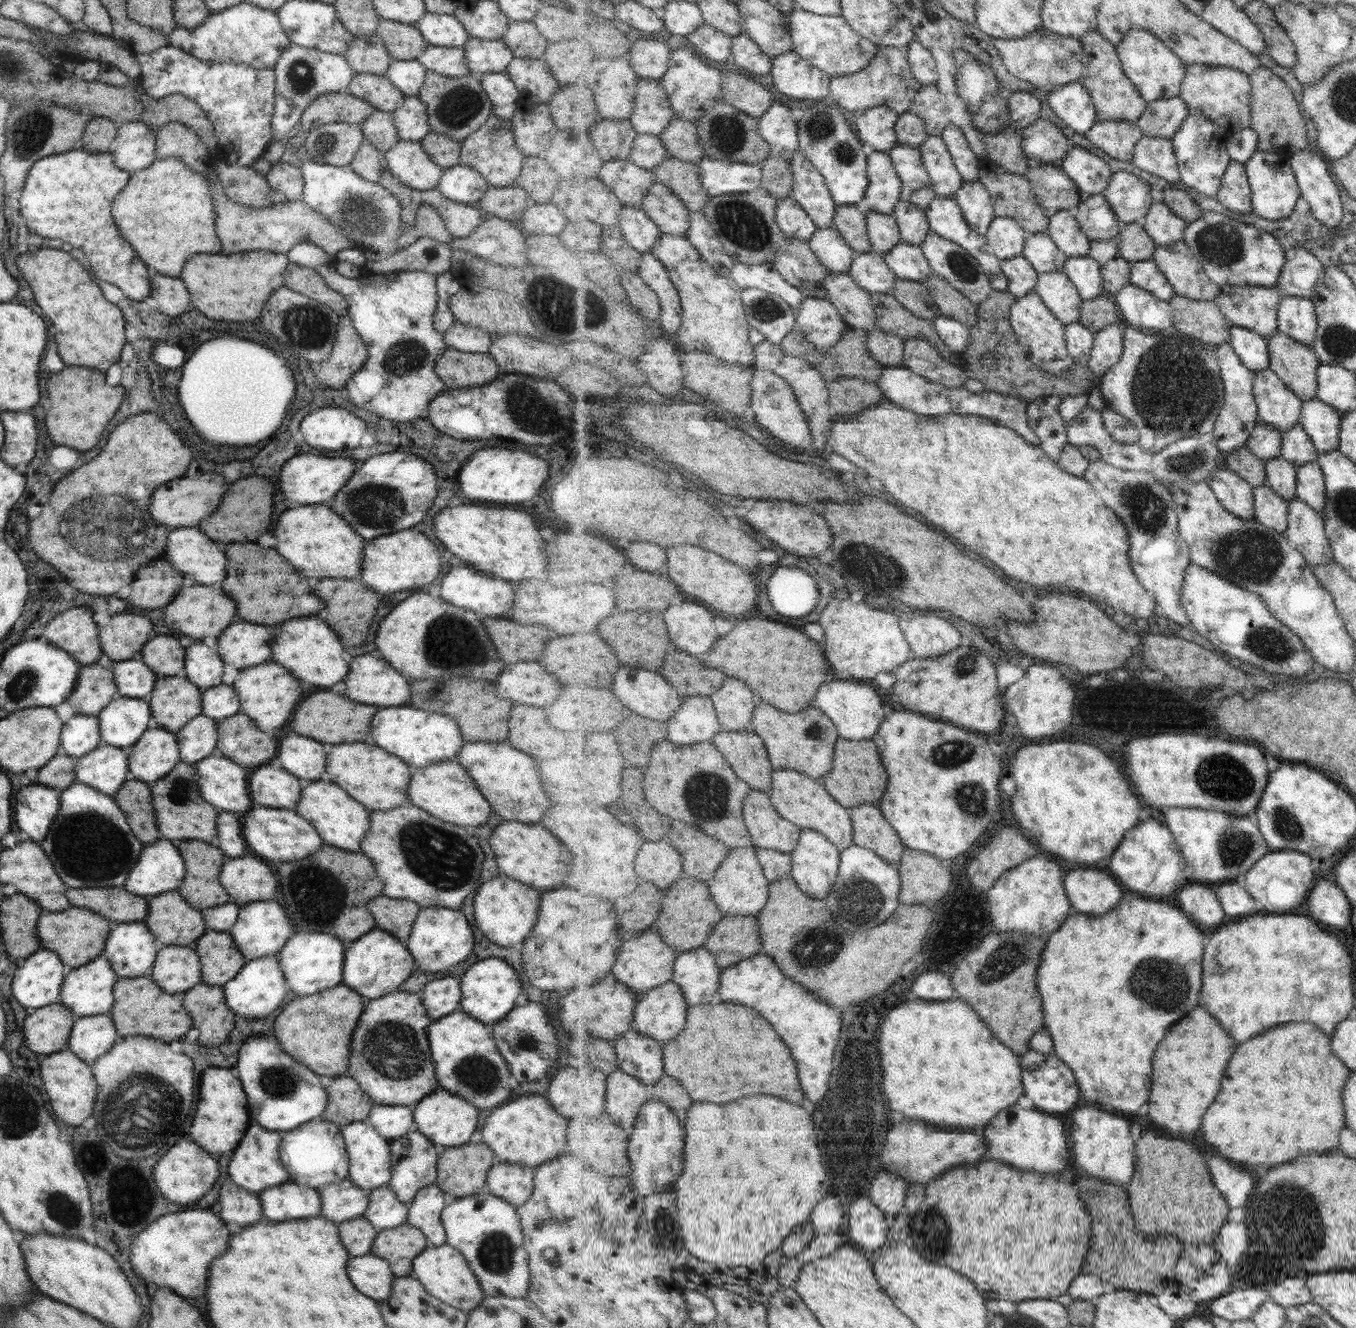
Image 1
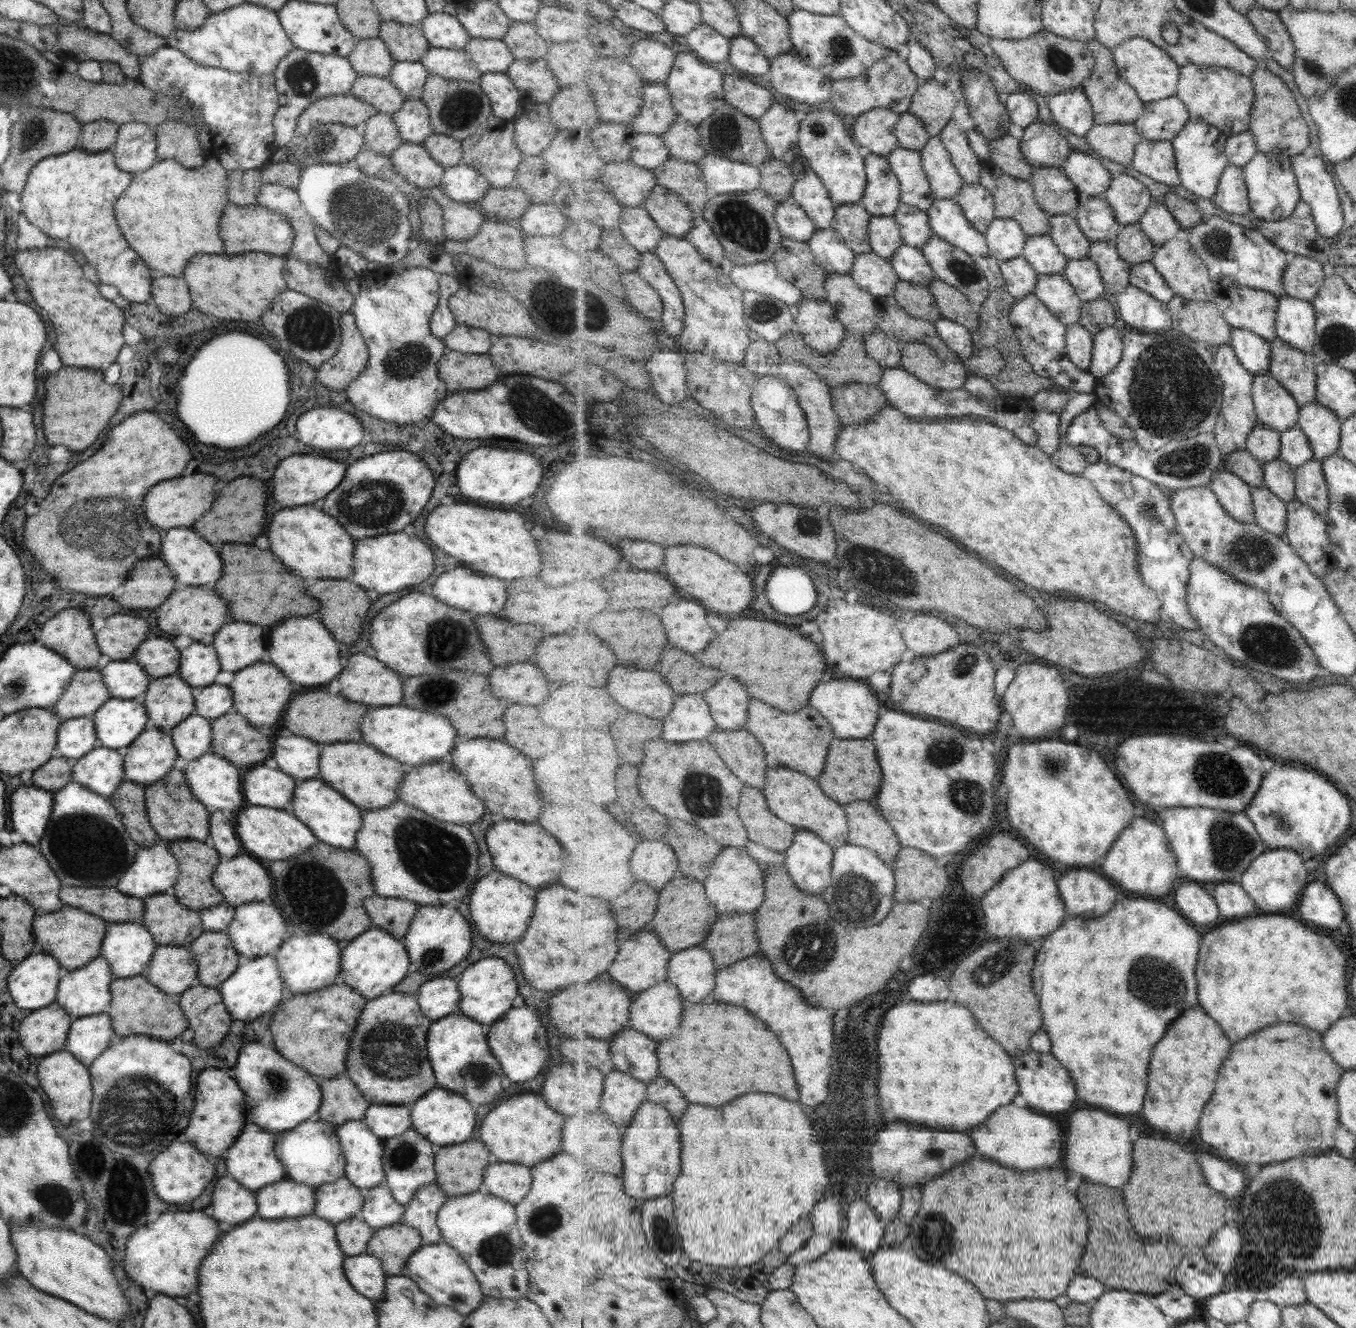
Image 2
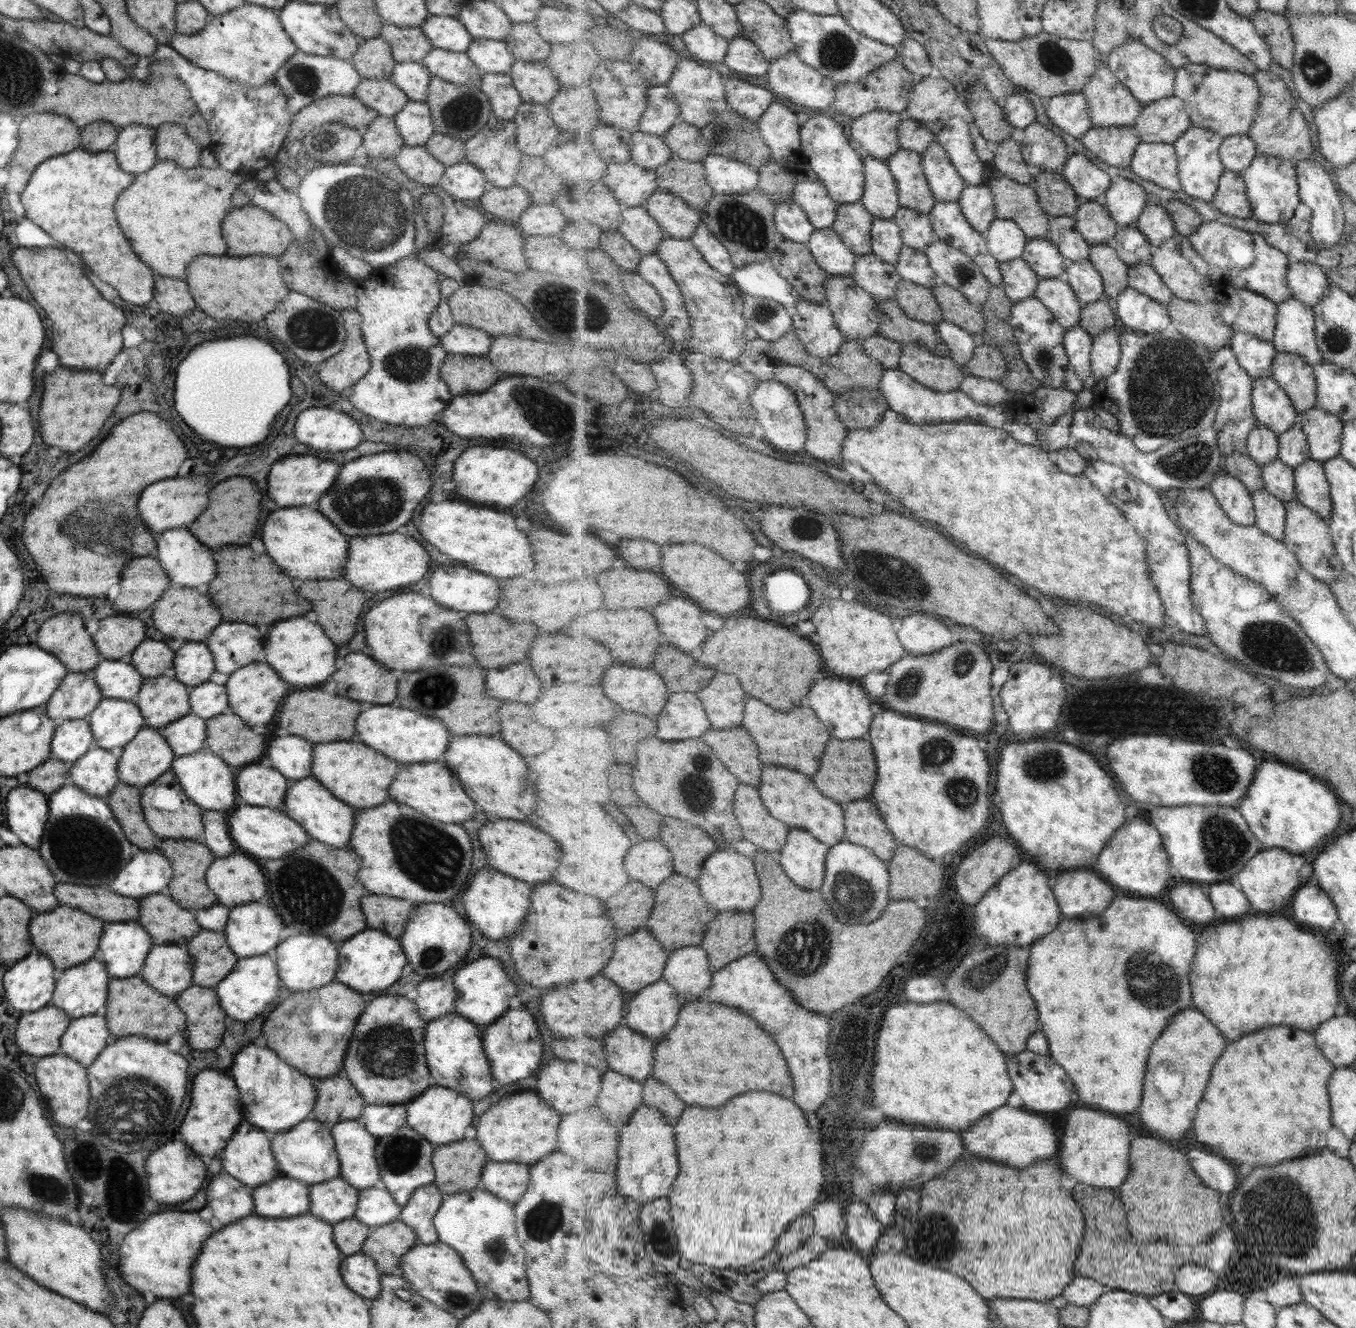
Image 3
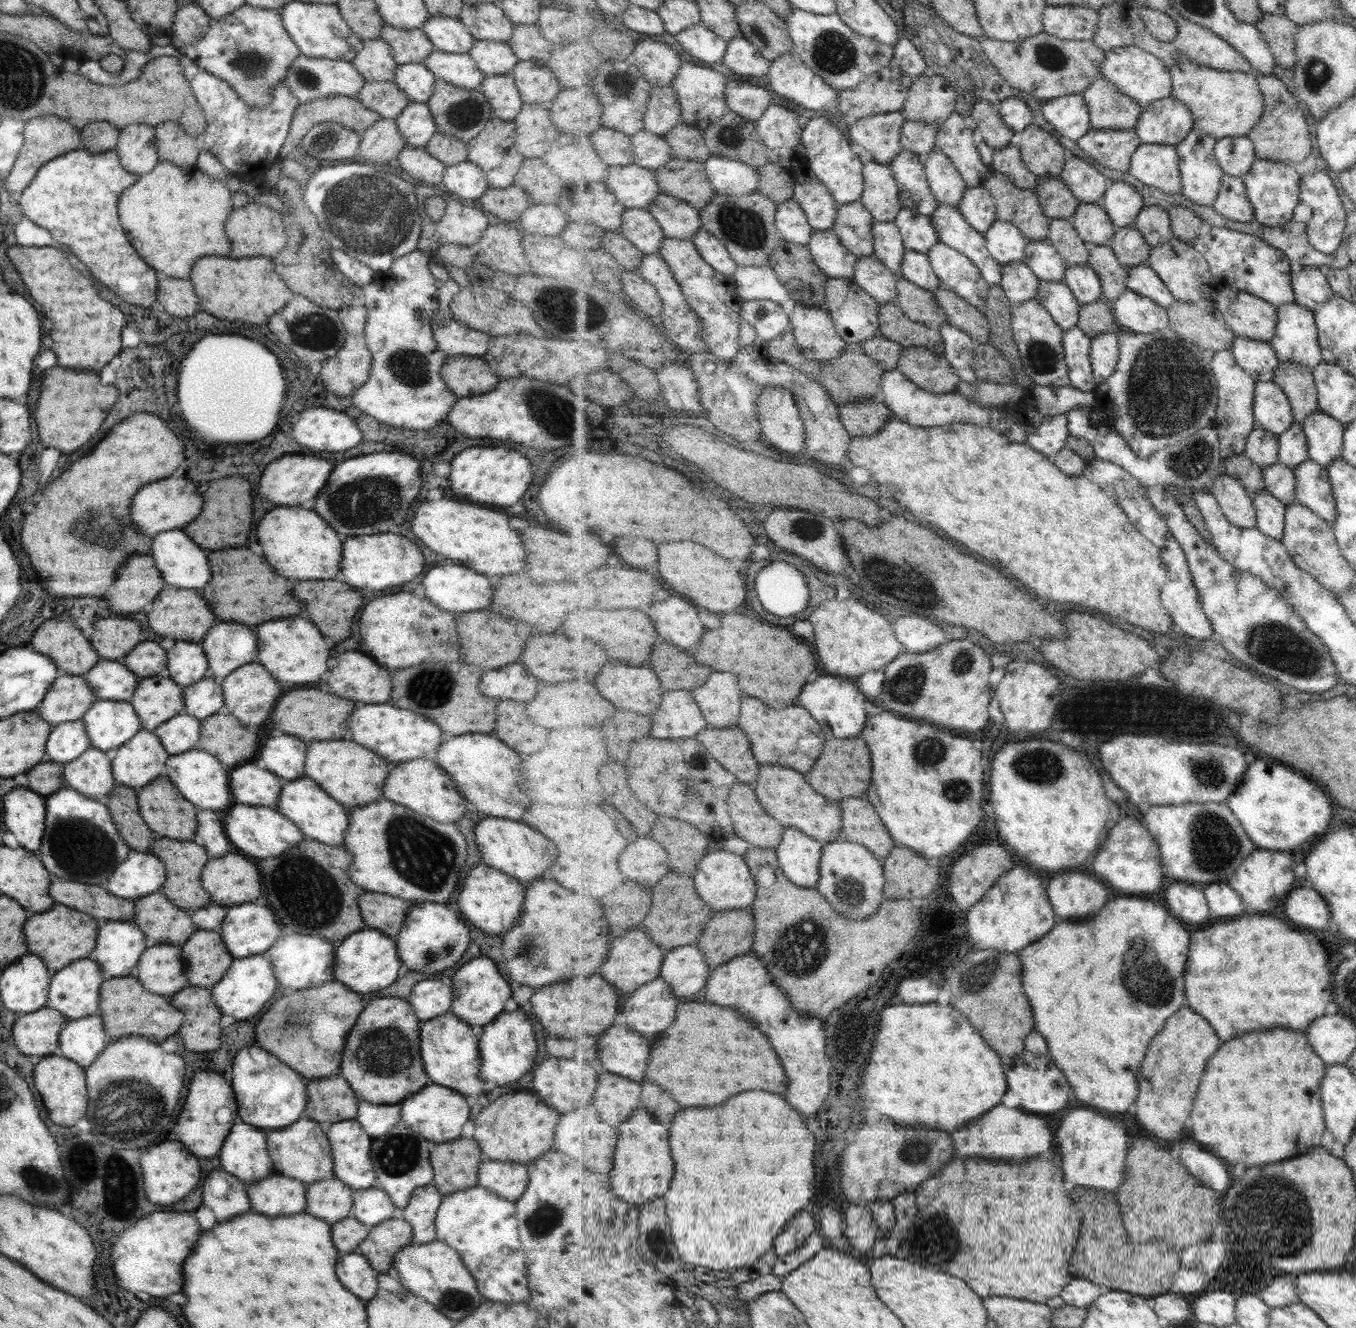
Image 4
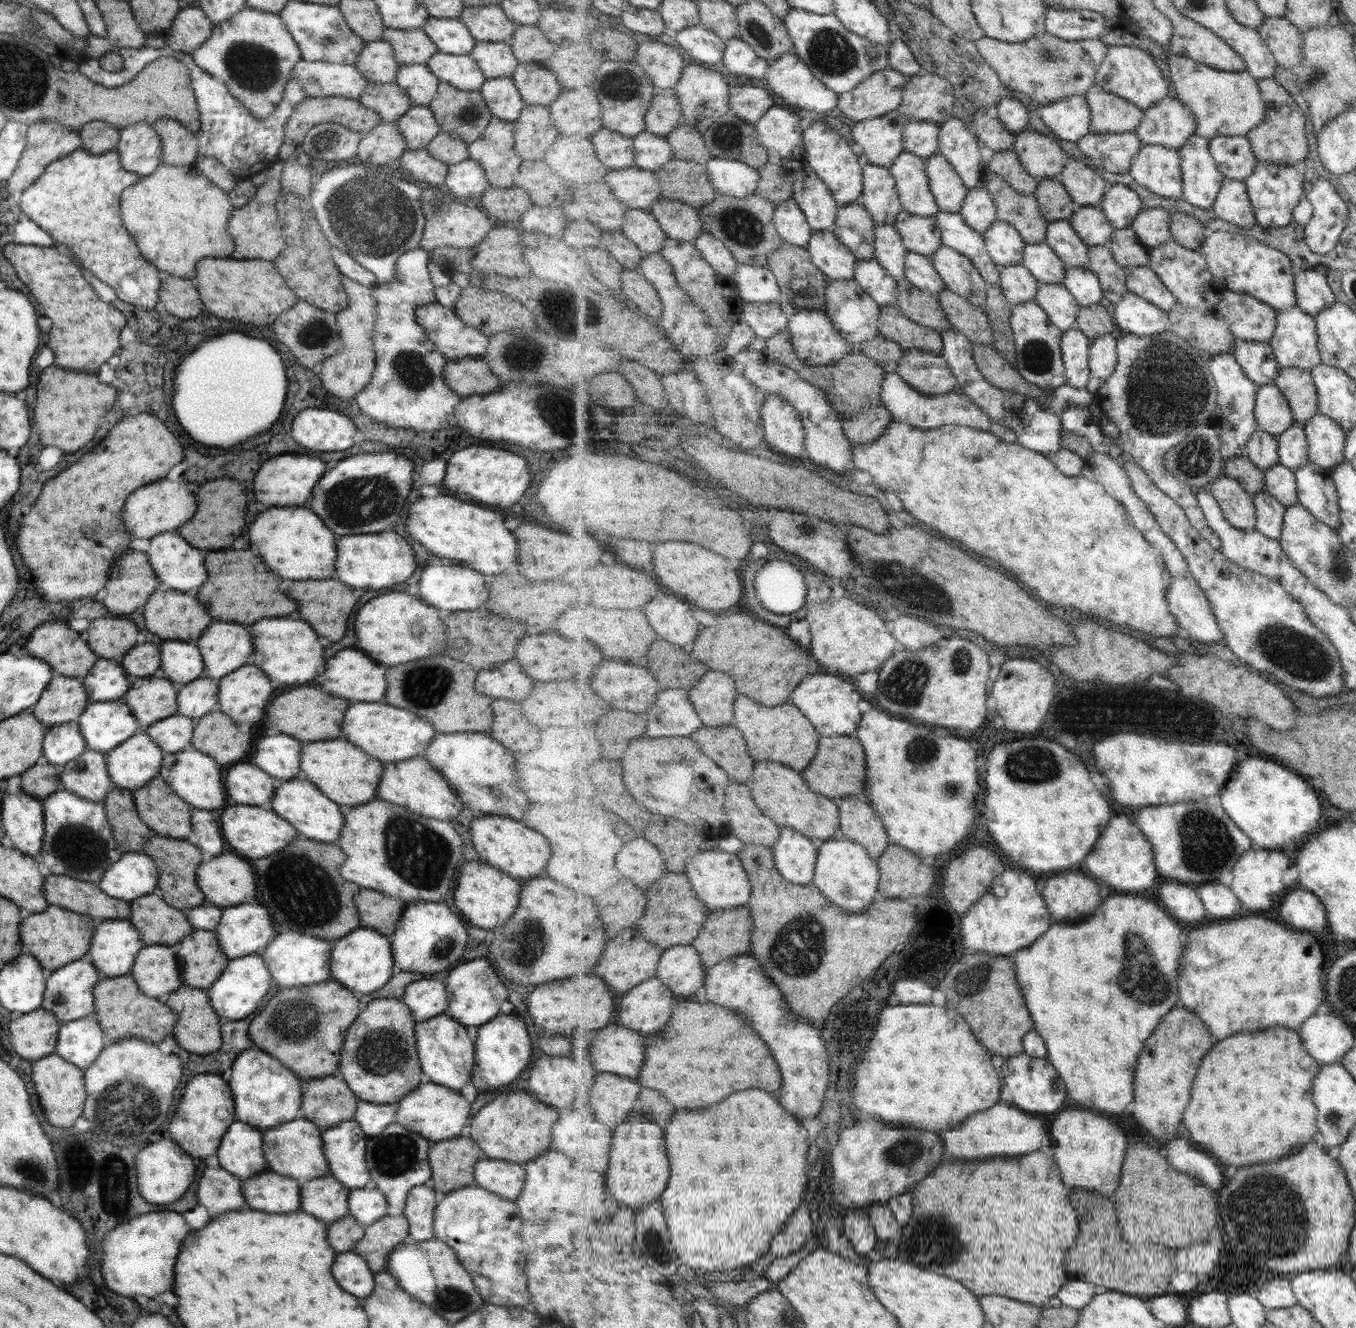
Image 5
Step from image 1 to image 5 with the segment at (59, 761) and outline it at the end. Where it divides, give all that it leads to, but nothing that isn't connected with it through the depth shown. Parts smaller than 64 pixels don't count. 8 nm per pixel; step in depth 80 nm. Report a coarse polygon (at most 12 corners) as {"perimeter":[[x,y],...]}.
{"perimeter":[[41,760],[19,775],[20,790],[42,800],[62,789],[57,766]]}

